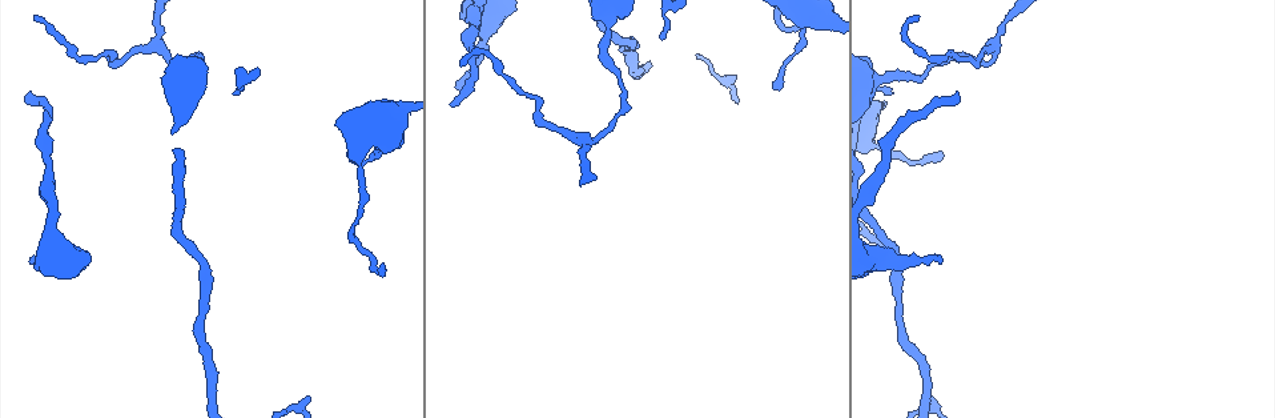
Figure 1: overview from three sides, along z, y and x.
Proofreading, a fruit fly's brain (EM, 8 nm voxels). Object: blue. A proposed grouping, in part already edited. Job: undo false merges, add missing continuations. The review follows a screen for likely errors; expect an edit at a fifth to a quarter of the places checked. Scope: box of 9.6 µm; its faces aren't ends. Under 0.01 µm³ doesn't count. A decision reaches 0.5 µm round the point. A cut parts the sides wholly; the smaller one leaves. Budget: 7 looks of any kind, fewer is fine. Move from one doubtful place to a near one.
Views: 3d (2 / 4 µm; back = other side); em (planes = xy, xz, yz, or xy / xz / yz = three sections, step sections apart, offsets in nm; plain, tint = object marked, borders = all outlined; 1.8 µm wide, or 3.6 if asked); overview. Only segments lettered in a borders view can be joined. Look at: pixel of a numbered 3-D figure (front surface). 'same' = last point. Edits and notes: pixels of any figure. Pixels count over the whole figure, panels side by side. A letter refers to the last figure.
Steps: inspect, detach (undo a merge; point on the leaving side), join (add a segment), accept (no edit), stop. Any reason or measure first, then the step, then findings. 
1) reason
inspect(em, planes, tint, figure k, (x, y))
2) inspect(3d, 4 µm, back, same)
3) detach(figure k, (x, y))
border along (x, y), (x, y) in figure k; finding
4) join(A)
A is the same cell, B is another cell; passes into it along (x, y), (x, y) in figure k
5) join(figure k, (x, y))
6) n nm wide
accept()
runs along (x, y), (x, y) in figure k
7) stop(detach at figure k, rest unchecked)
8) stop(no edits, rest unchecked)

calibre changes
inspect(em, xy, step 4, tint, figure 1, (997, 45))

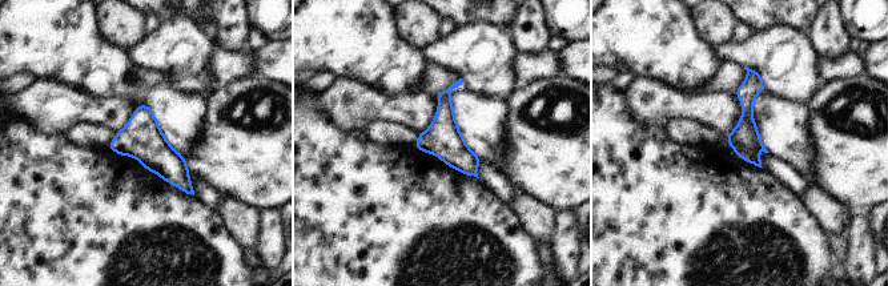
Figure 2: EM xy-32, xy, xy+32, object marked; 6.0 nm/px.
inspect(em, planes, borders, same)

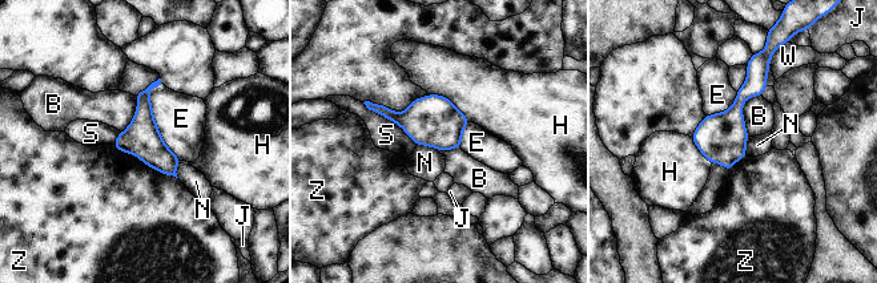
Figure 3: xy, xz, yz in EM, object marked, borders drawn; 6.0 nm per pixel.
accept()
B, E, H, J, N, S, W and Z are other cells; border along (417, 144), (425, 144), (445, 152) in figure 3; continuous, no second neuron

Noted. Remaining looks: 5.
branch stops here
inspect(em, planes, tint, figure 1, (456, 104))

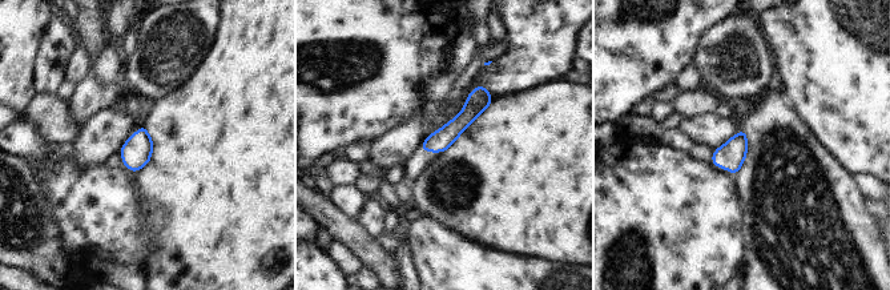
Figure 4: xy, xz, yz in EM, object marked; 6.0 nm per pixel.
inspect(em, planes, borders, same)

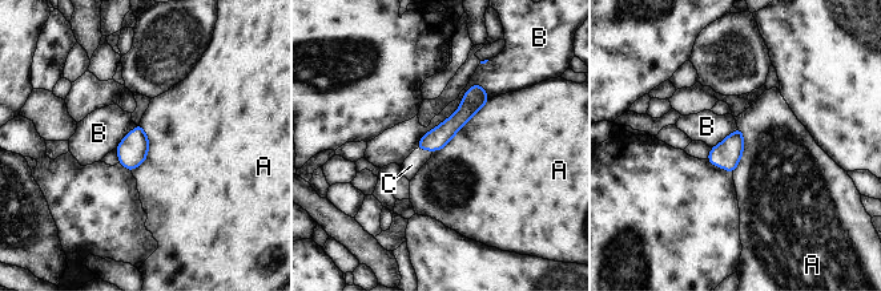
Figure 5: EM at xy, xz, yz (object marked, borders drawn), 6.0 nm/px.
130 nm wide; B touches over 550 nm
join(C)
C is the same cell, A and B are other cells; the neuron continues

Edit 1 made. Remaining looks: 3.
inspect(overview)

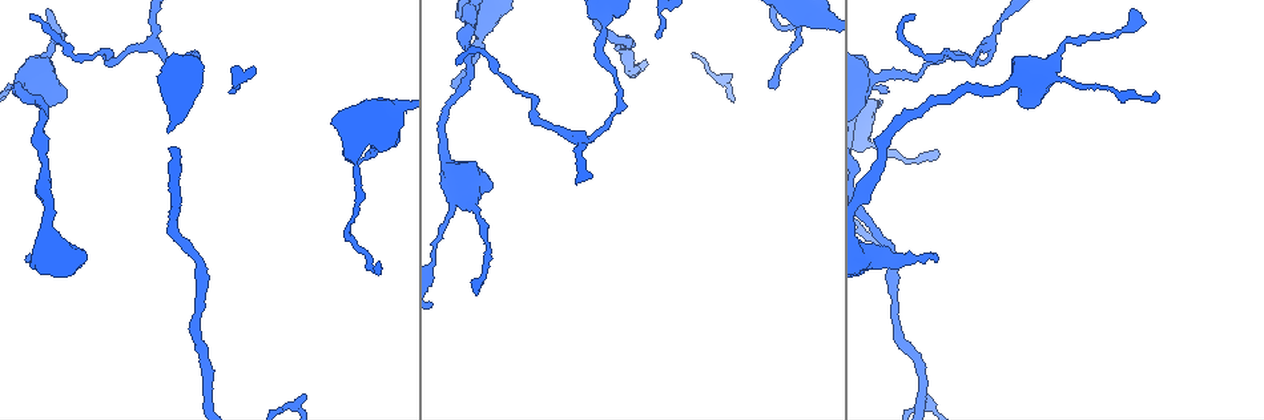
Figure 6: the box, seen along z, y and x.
branch stops here
inspect(em, planes, borders, figure 6, (28, 262))

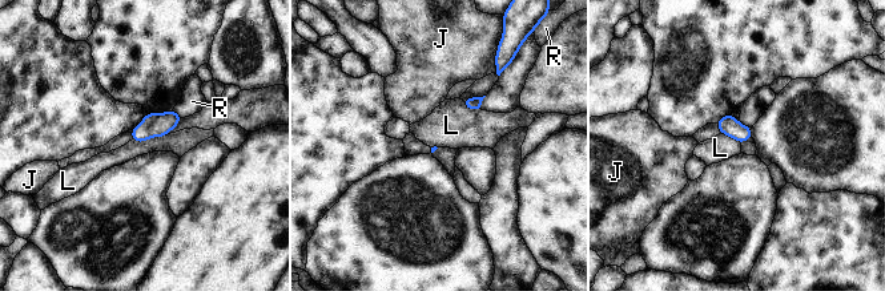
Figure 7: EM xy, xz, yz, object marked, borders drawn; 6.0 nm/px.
accept()
J, L and R are other cells; border along (165, 134), (143, 141), (132, 140) in figure 7; none of them fits

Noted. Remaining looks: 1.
stop(join at figure 5, rest unchecked)

